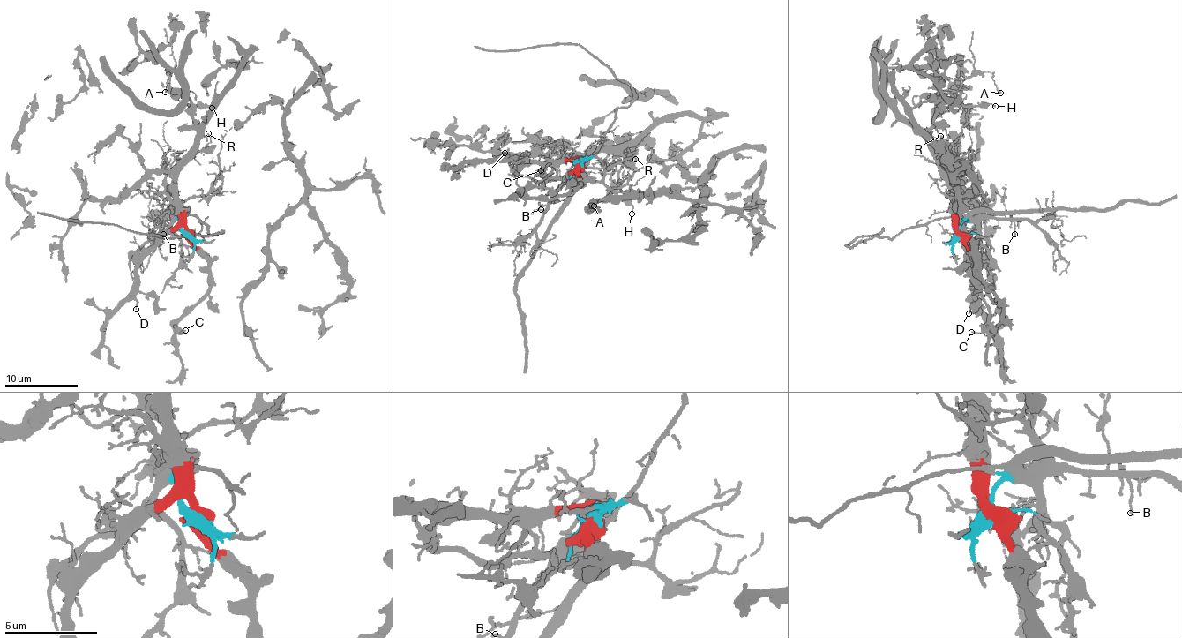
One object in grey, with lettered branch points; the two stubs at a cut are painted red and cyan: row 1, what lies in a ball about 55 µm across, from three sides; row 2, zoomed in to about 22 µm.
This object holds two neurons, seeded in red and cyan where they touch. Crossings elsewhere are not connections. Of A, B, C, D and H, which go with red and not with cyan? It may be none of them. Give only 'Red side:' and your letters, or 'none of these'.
Red side: A, C, D, H

